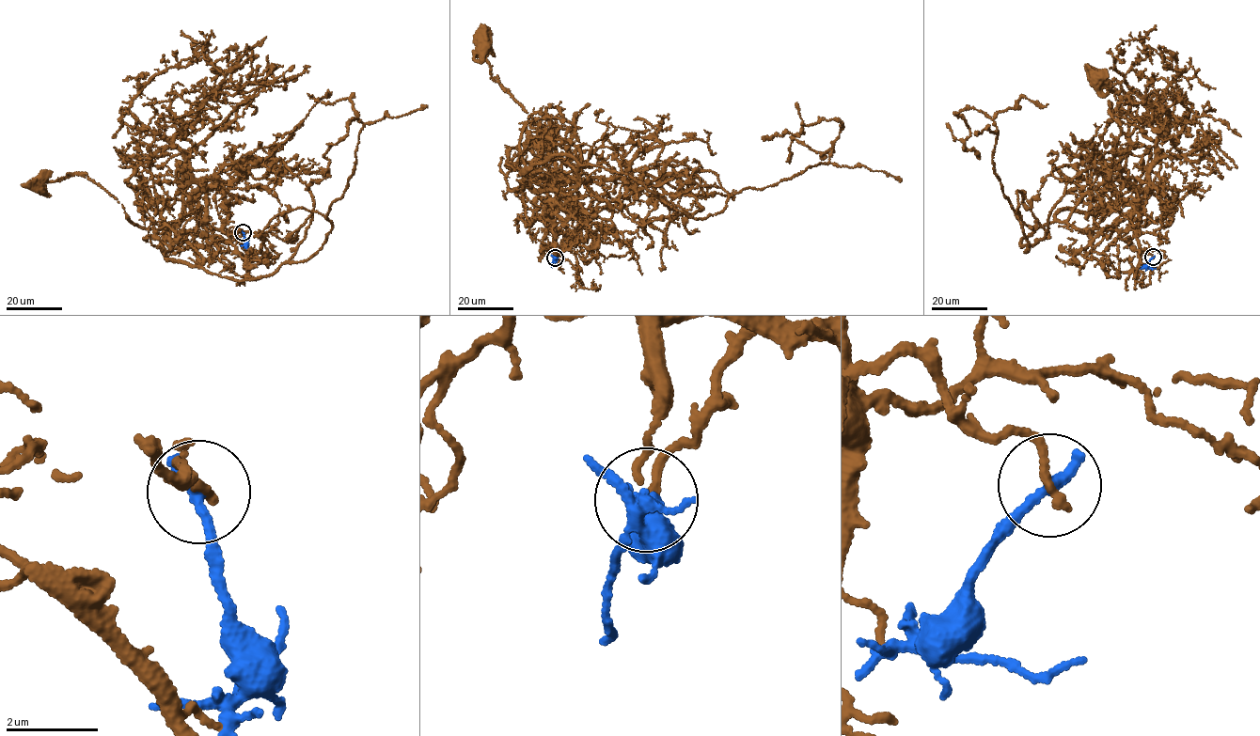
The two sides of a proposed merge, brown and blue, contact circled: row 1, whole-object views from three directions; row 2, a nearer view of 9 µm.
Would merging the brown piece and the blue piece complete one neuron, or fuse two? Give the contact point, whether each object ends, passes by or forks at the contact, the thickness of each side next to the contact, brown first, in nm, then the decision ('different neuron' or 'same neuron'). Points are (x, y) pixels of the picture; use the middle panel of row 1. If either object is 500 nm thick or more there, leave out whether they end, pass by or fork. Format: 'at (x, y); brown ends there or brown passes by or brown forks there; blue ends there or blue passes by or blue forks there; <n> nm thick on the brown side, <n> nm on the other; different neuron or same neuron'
at (555, 258); brown ends there; blue ends there; 240 nm thick on the brown side, 300 nm on the other; different neuron

